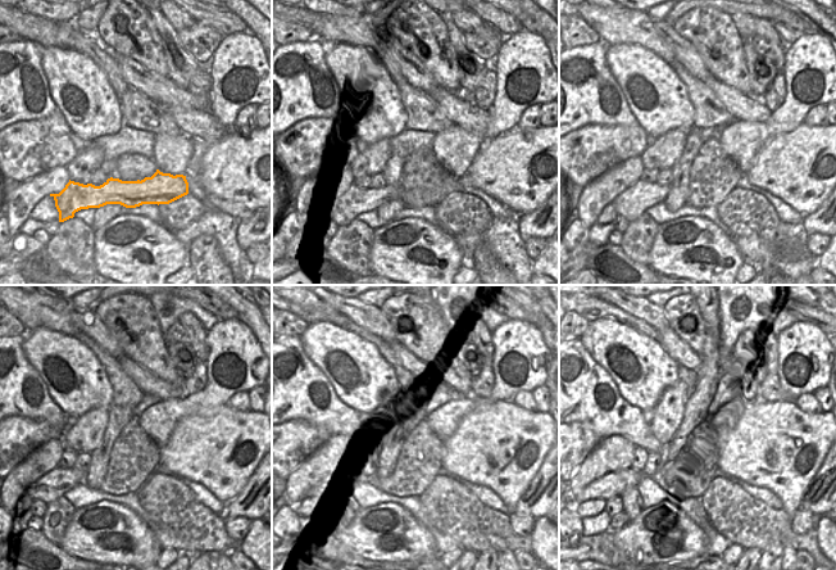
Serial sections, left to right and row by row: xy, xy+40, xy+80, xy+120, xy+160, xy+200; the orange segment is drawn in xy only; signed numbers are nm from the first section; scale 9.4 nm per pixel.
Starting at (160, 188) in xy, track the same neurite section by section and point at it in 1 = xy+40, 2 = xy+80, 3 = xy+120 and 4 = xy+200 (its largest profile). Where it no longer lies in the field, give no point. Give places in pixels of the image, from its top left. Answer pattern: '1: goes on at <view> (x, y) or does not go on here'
1: goes on at xy+40 (355, 199)
2: goes on at xy+80 (634, 202)
3: goes on at xy+120 (54, 484)
4: goes on at xy+200 (613, 484)

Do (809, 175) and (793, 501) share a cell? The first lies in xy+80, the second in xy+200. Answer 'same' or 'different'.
same

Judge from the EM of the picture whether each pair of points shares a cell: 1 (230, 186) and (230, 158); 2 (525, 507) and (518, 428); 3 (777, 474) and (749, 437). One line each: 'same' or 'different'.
1: same
2: different
3: same

